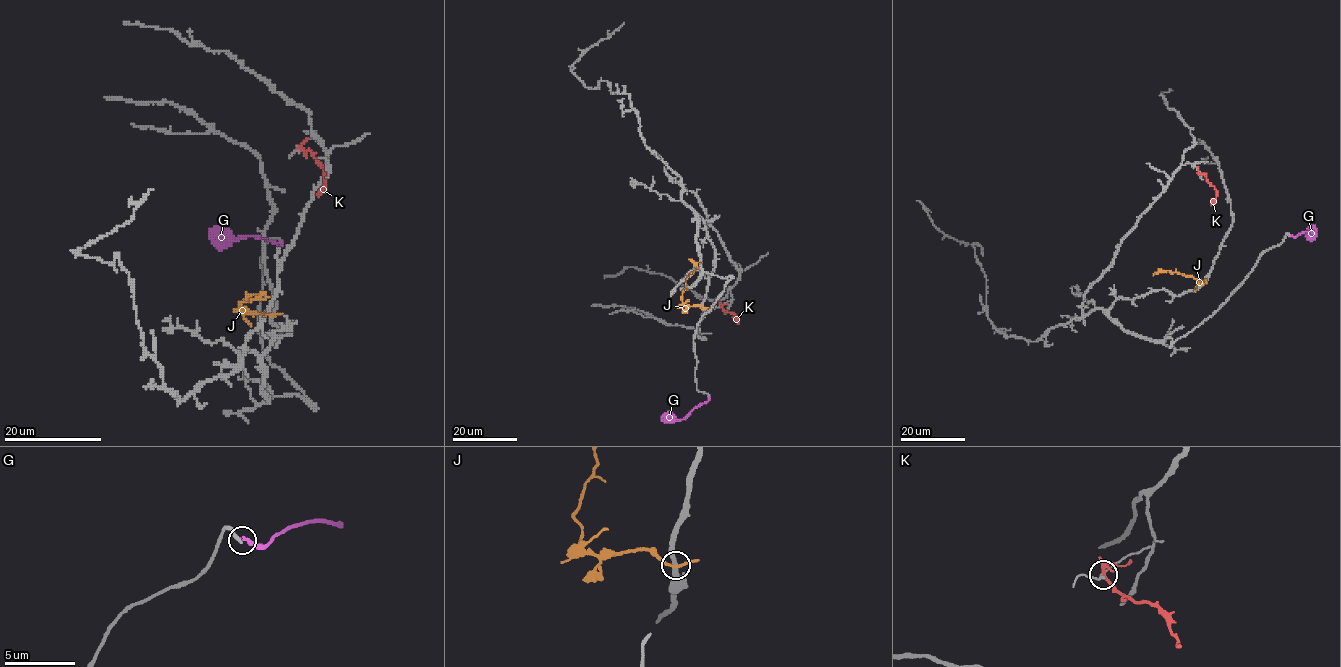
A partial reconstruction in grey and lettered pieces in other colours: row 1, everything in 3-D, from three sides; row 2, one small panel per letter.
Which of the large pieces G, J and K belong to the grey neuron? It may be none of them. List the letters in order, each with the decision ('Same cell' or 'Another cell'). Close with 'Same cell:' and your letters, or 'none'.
G: Another cell
J: Another cell
K: Another cell
Same cell: none

